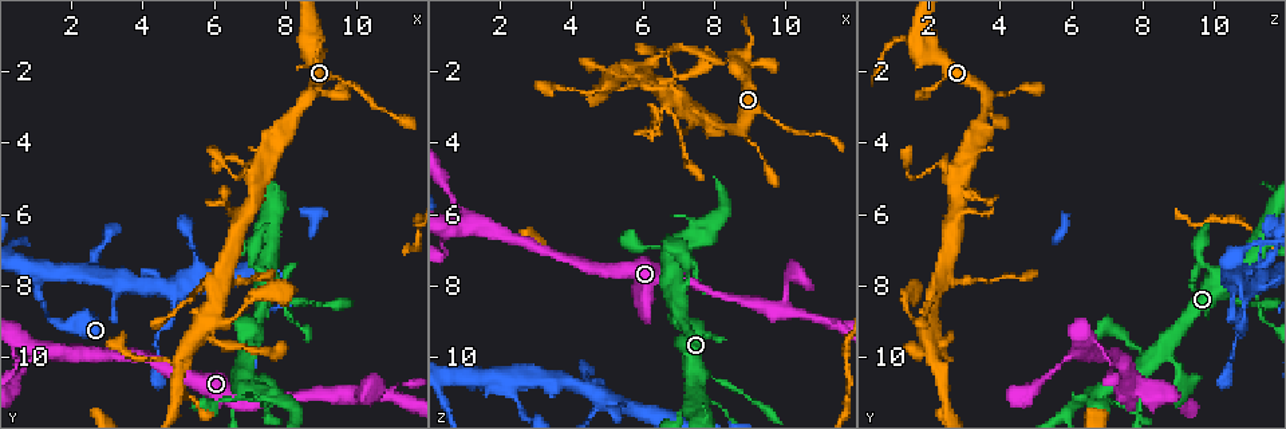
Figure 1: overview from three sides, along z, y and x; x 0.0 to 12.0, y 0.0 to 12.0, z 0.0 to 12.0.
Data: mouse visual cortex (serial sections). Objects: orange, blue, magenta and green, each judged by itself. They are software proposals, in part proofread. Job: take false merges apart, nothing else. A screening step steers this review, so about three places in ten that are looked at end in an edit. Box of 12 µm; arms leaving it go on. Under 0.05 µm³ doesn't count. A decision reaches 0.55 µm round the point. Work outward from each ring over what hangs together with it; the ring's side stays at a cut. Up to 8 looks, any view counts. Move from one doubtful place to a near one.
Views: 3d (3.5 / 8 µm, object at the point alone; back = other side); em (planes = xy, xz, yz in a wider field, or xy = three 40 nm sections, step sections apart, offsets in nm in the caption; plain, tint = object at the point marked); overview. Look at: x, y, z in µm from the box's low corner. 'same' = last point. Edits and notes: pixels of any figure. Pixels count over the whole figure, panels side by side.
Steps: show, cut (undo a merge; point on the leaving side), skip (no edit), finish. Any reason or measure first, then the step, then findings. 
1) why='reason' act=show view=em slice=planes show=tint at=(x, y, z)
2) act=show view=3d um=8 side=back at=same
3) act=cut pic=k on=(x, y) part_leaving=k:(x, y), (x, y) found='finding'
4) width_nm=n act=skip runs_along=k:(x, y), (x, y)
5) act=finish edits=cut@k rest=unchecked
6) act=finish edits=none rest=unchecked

why='sharp bend' act=show view=3d um=8 at=(6.3, 7.9, 2.4)

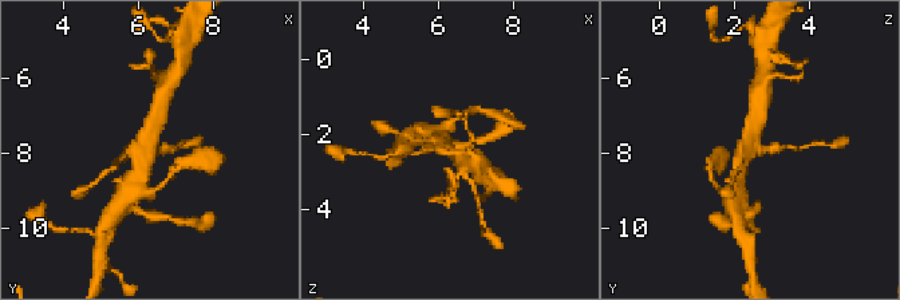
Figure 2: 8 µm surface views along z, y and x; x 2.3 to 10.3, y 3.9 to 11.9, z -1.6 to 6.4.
why='need the tissue' act=show view=em slice=xy step=5 show=tint at=(6.3, 8.0, 2.3)

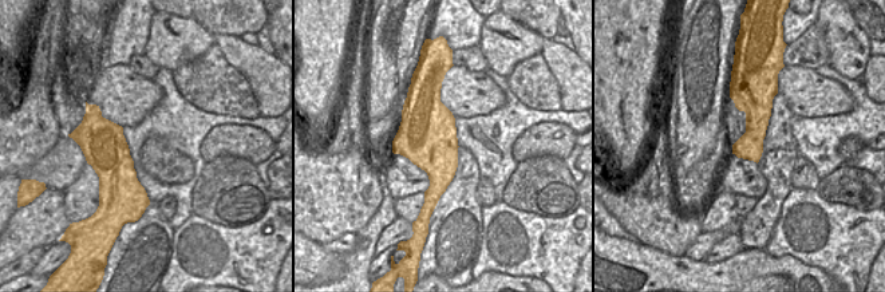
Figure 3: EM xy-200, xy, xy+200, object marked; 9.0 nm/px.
act=skip runs_along=2:(160, 117), (134, 184) found='all the same cell'

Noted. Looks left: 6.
why='sudden change in width' act=show view=3d um=3.5 at=(1.5, 9.0, 10.8)

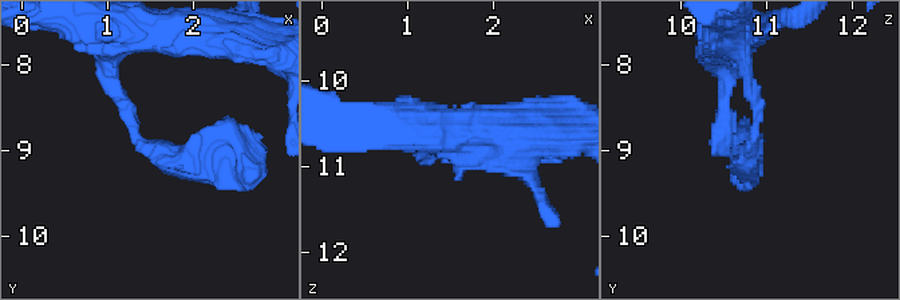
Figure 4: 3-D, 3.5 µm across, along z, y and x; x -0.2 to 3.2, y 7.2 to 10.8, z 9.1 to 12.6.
arm_widths_nm=150,300 act=show view=em slice=xy step=3 show=tint at=(1.45, 8.95, 10.85)

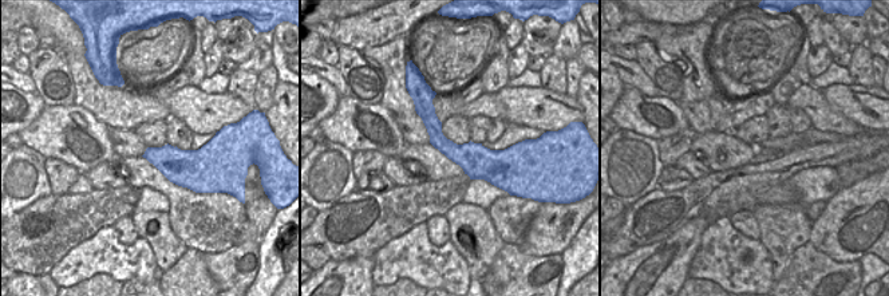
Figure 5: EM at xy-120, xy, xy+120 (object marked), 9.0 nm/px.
act=skip runs_along=5:(418, 102), (453, 152), (508, 157) found='one cell here'

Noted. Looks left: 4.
why='sudden change in width' act=show view=3d um=3.5 at=(4.8, 8.8, 10.8)

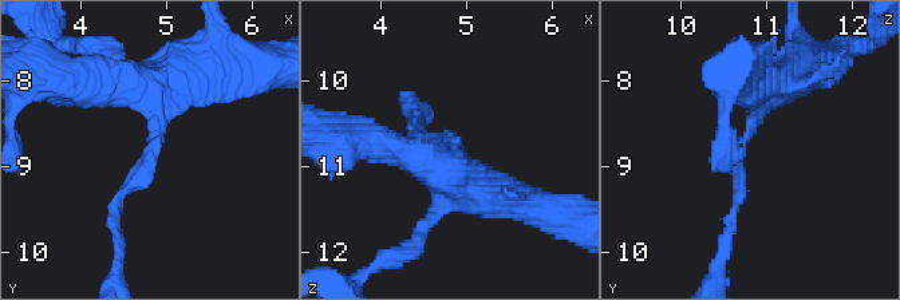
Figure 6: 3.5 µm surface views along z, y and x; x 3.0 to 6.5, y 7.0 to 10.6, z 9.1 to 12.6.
arm_widths_nm=150,350 act=show view=em slice=xy step=1 show=tint at=(4.85, 8.75, 10.75)

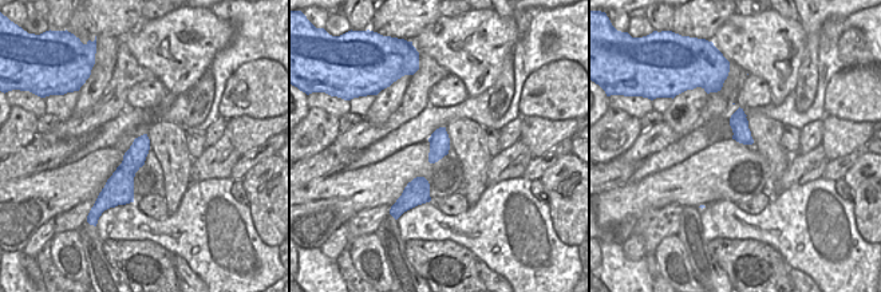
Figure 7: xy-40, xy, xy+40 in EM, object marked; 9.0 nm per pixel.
act=skip runs_along=6:(758, 81), (730, 216) found='all the same cell'

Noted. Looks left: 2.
act=finish edits=none rest=unchecked

